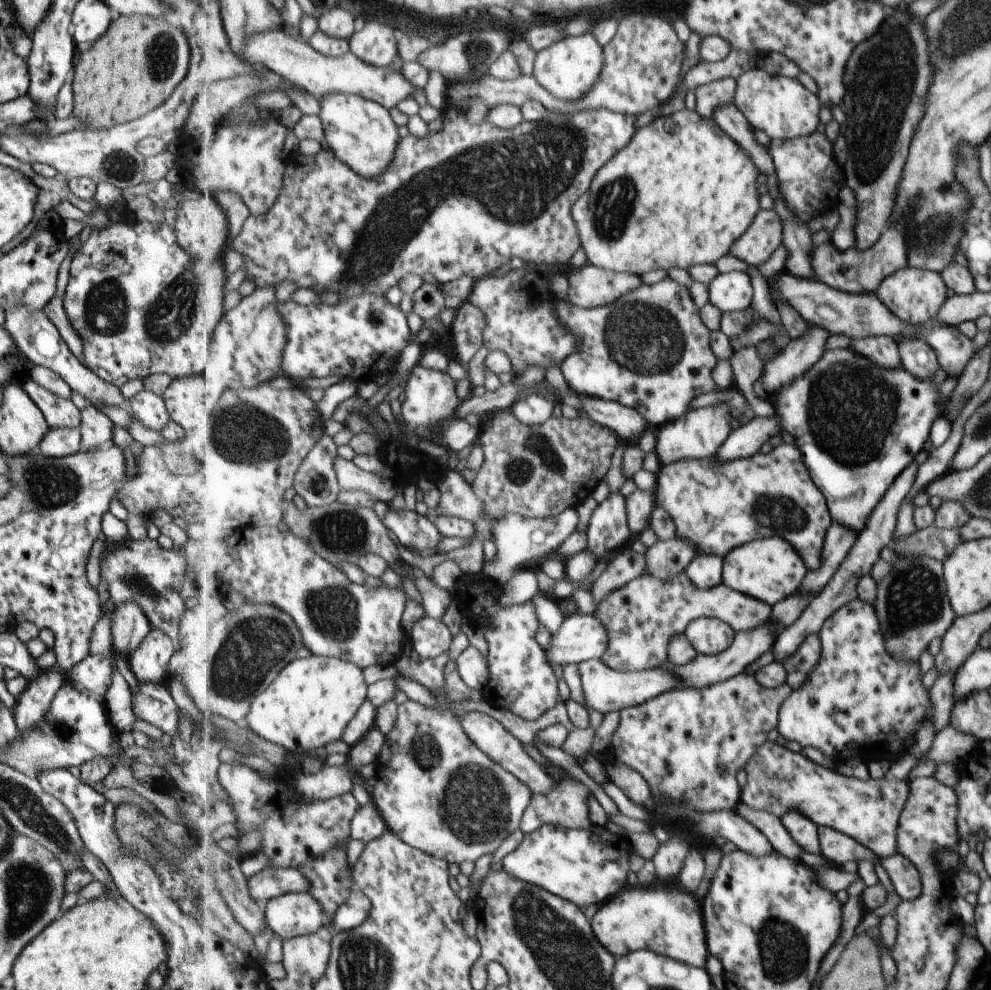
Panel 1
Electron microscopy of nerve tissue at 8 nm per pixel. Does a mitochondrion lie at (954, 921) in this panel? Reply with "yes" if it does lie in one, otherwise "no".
no

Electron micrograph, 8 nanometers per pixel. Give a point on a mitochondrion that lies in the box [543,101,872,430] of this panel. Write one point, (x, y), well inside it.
(641, 335)

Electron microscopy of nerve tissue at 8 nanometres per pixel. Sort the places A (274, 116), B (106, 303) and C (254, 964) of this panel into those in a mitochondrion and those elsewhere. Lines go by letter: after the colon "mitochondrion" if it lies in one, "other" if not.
A: other
B: mitochondrion
C: other

